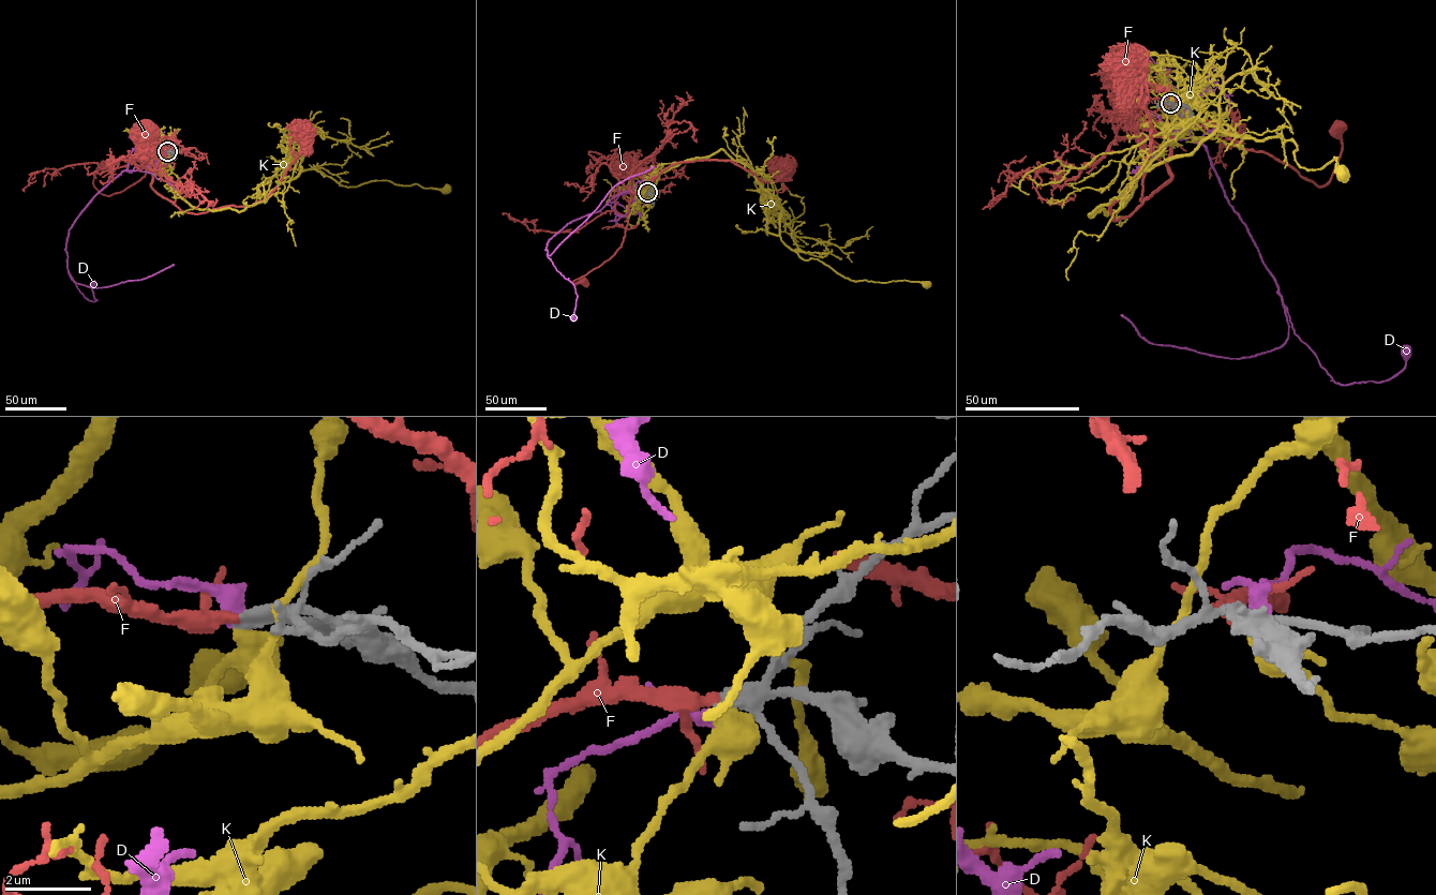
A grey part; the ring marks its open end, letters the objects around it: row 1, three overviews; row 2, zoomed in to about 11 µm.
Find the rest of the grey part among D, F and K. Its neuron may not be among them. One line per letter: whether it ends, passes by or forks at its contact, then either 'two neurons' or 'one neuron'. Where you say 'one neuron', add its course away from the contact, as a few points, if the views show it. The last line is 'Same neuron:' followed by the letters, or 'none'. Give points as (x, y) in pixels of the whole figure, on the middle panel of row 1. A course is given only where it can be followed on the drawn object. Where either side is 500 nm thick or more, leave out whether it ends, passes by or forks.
D: it ends; two neurons
F: it passes by; one neuron; course (646, 192), (630, 202), (622, 245), (610, 258), (573, 283), (584, 280)
K: two neurons
Same neuron: F

